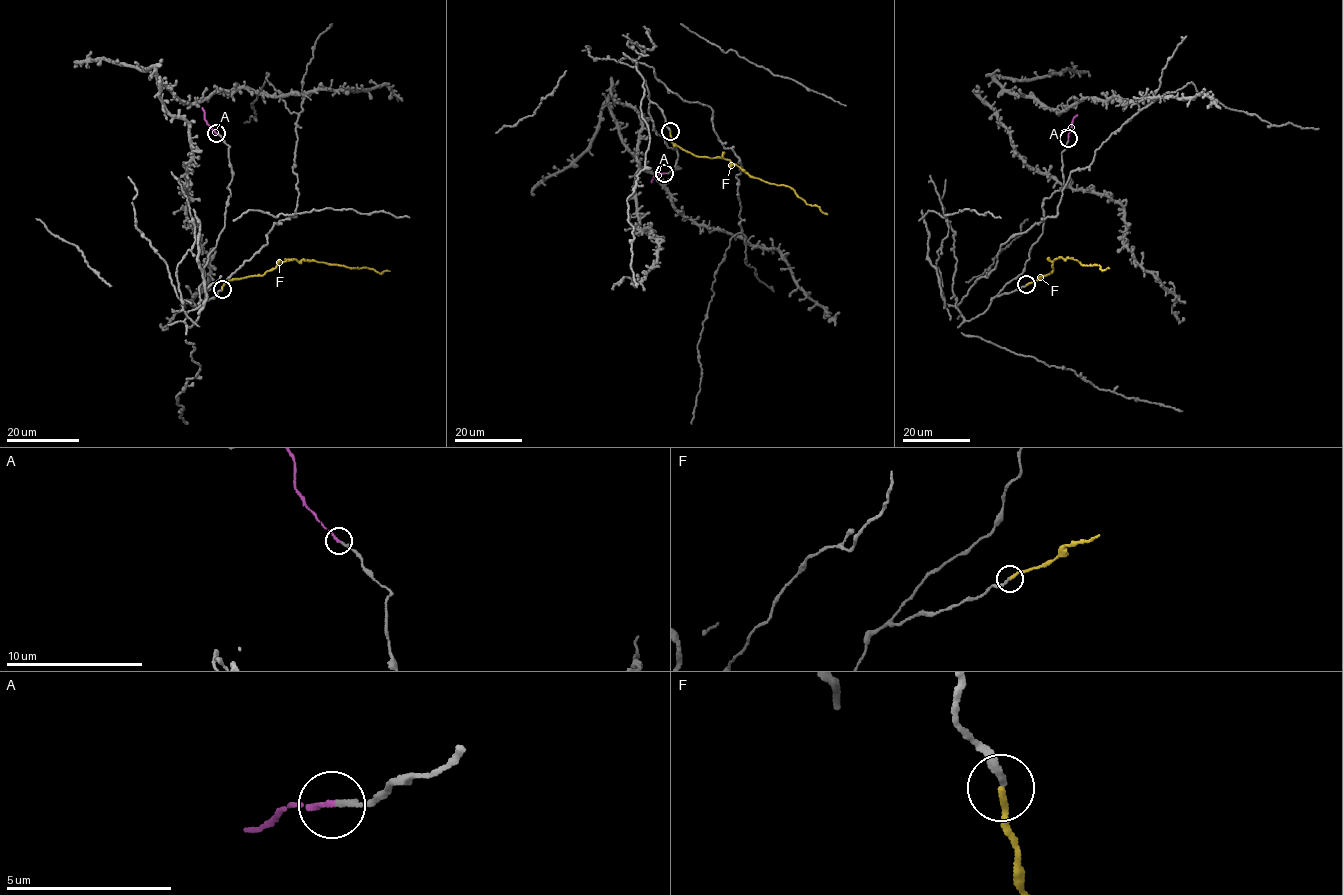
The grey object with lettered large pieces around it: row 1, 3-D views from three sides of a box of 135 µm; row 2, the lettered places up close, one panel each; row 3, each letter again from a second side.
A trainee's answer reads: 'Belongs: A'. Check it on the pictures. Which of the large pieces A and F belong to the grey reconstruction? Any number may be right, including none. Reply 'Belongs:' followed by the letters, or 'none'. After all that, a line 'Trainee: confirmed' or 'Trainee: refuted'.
Belongs: F
Trainee: refuted

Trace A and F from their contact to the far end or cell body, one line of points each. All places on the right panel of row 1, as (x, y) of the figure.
A: (1068, 138), (1073, 119), (1077, 114)
F: (1027, 284), (1051, 272), (1052, 262), (1060, 257), (1072, 258), (1081, 265), (1098, 265), (1101, 270), (1109, 268)

